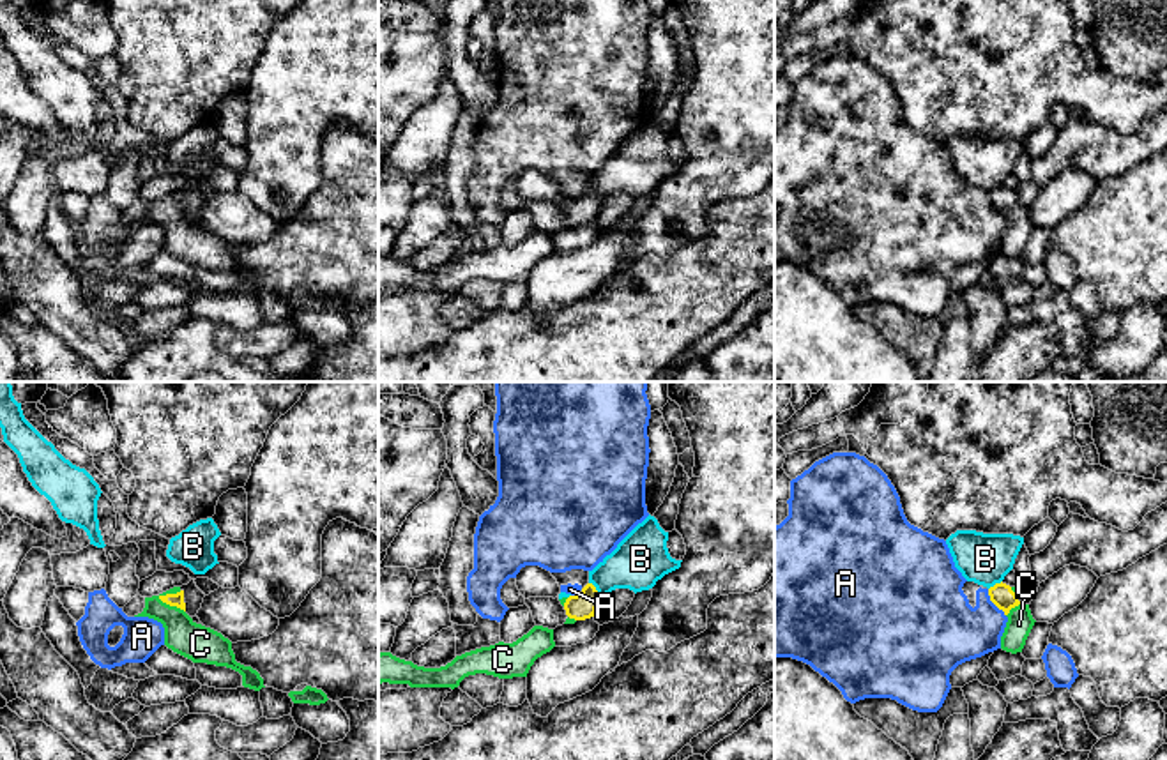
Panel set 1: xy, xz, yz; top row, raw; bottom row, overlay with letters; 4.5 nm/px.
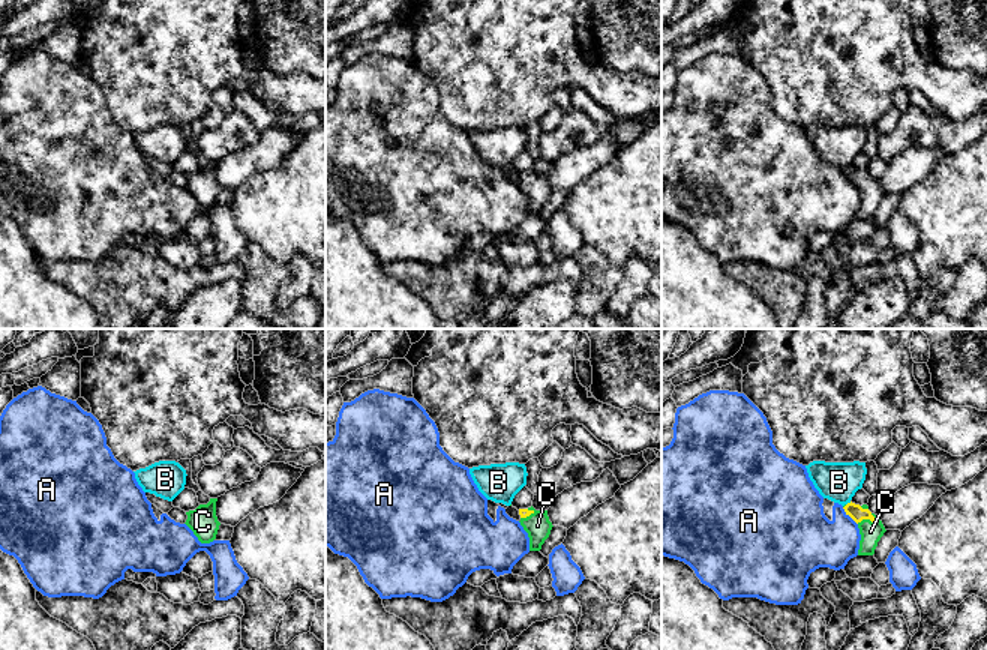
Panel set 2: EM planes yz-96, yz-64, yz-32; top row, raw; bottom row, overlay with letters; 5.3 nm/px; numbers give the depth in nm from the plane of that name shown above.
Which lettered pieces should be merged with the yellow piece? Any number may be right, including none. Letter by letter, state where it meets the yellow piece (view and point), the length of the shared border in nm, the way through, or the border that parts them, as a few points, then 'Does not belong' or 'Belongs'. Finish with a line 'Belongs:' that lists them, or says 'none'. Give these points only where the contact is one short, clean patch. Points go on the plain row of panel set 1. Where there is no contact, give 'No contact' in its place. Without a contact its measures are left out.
A: Touches yellow at yz (994, 207). Shared border 150 nm. Does not belong
B: Touches yellow at xz (596, 195). Shared border 100 nm. Does not belong
C: Touches yellow at xy (172, 209). Shared border 150 nm. Path across: xy (174, 204), (172, 209), (172, 220), (200, 248). Belongs
Belongs: C

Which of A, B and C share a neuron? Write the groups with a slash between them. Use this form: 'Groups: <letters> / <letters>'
Groups: A / B / C

